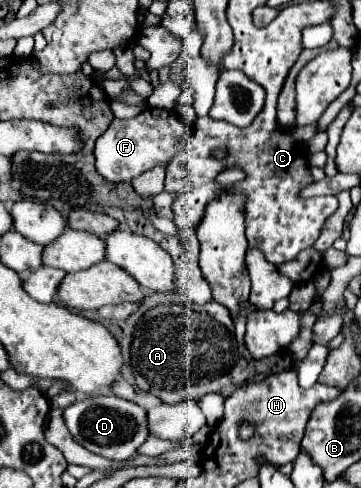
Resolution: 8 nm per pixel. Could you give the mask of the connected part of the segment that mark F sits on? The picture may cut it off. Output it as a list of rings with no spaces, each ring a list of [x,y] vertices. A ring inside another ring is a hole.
[[[149,107],[131,119],[111,121],[109,129],[95,143],[95,167],[107,181],[131,181],[157,165],[167,165],[183,149],[185,141],[187,125],[175,115],[173,109]]]

